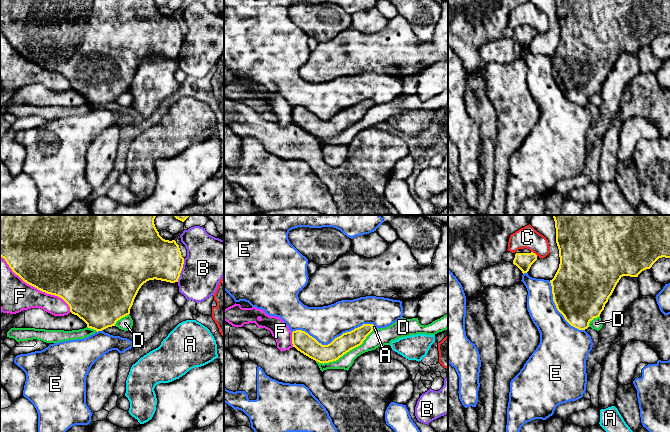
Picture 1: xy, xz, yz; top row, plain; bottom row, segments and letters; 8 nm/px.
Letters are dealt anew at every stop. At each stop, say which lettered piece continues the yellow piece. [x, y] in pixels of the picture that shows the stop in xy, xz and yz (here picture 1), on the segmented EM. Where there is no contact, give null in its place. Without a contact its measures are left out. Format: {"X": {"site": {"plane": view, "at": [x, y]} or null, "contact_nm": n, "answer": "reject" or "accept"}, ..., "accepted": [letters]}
{"A": {"site": {"plane": "xz", "at": [372, 328]}, "contact_nm": 40, "answer": "accept"}, "B": {"site": {"plane": "xy", "at": [181, 270]}, "contact_nm": 190, "answer": "reject"}, "C": {"site": {"plane": "yz", "at": [534, 253]}, "contact_nm": 70, "answer": "reject"}, "D": {"site": {"plane": "xz", "at": [345, 353]}, "contact_nm": 550, "answer": "reject"}, "E": {"site": {"plane": "xz", "at": [334, 339]}, "contact_nm": 650, "answer": "reject"}, "F": {"site": {"plane": "xy", "at": [36, 287]}, "contact_nm": 750, "answer": "reject"}, "accepted": ["A"]}

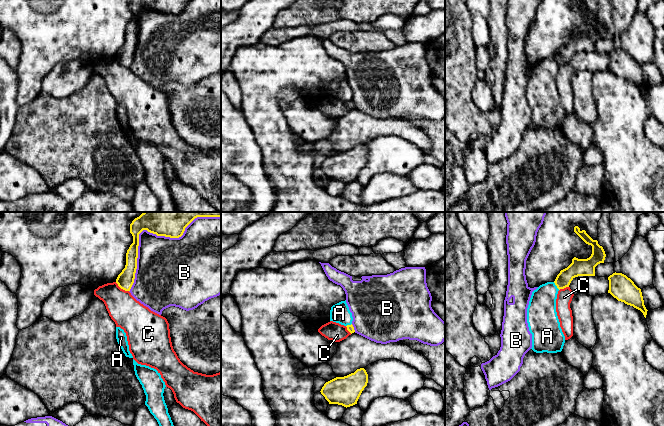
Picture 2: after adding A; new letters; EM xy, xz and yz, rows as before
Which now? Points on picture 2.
{"A": {"site": {"plane": "yz", "at": [556, 285]}, "contact_nm": 80, "answer": "reject"}, "B": {"site": {"plane": "xy", "at": [152, 232]}, "contact_nm": 950, "answer": "reject"}, "C": {"site": {"plane": "xy", "at": [122, 288]}, "contact_nm": 130, "answer": "reject"}, "accepted": []}

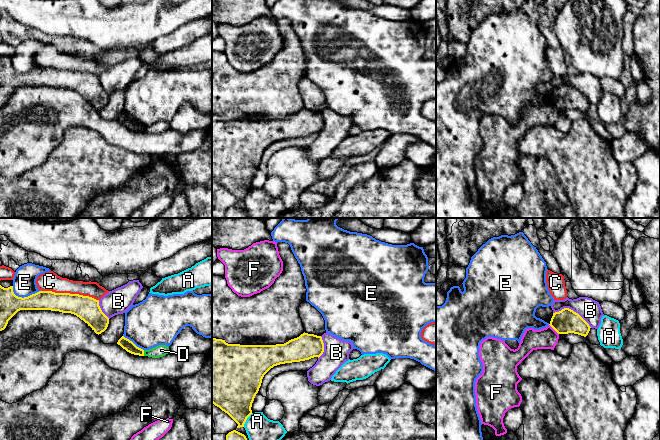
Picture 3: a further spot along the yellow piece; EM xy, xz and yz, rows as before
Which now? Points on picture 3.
{"A": {"site": {"plane": "xz", "at": [246, 419]}, "contact_nm": 130, "answer": "reject"}, "B": {"site": {"plane": "yz", "at": [572, 310]}, "contact_nm": 340, "answer": "reject"}, "C": {"site": {"plane": "xy", "at": [69, 293]}, "contact_nm": 480, "answer": "reject"}, "D": {"site": {"plane": "xy", "at": [143, 353]}, "contact_nm": 50, "answer": "reject"}, "E": {"site": {"plane": "xy", "at": [24, 297]}, "contact_nm": 240, "answer": "reject"}, "F": {"site": {"plane": "yz", "at": [553, 328]}, "contact_nm": 120, "answer": "reject"}, "accepted": []}

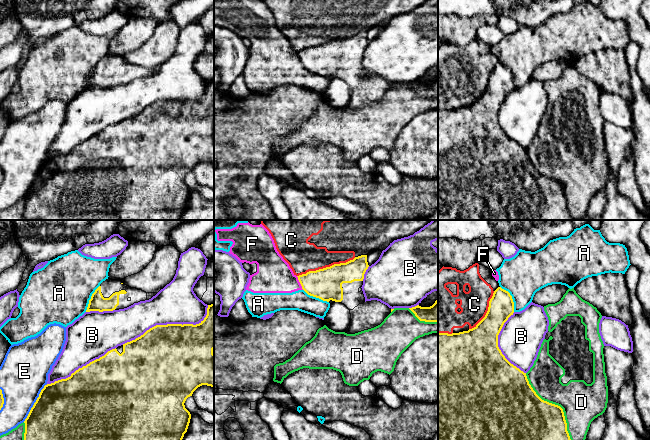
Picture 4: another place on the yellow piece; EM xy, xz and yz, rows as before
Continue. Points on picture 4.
{"A": {"site": {"plane": "yz", "at": [511, 298]}, "contact_nm": 240, "answer": "reject"}, "B": {"site": {"plane": "xy", "at": [169, 324]}, "contact_nm": 750, "answer": "reject"}, "C": {"site": {"plane": "xz", "at": [326, 267]}, "contact_nm": 500, "answer": "reject"}, "D": {"site": {"plane": "yz", "at": [554, 404]}, "contact_nm": 650, "answer": "reject"}, "E": {"site": {"plane": "xy", "at": [34, 403]}, "contact_nm": 360, "answer": "reject"}, "F": {"site": {"plane": "xz", "at": [300, 283]}, "contact_nm": 130, "answer": "reject"}, "accepted": []}

